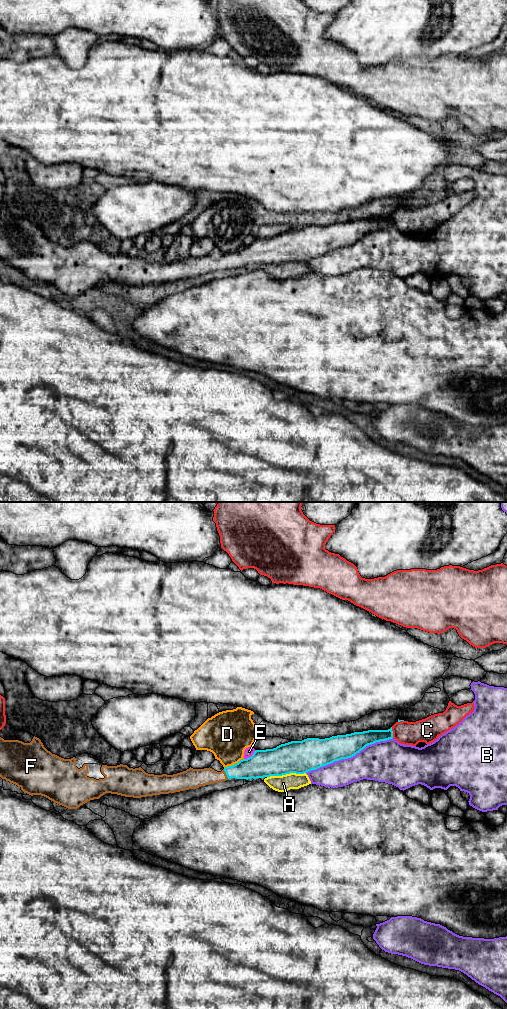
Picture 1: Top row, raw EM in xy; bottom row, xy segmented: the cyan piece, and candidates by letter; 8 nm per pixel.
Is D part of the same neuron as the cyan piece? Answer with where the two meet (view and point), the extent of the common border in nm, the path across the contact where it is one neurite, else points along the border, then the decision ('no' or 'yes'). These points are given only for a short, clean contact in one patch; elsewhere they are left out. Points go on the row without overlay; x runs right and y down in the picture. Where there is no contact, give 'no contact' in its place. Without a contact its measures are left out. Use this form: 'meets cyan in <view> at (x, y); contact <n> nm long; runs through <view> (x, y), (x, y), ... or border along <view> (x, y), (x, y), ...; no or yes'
meets cyan in xy at (234, 252); contact 180 nm long; border along xy (243, 246), (224, 256); no

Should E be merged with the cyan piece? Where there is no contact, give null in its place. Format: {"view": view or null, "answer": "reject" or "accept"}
{"view": "xy", "answer": "reject"}

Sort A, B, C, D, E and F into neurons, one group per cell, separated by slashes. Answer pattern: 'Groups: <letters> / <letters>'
Groups: A / B / C / D / E / F

